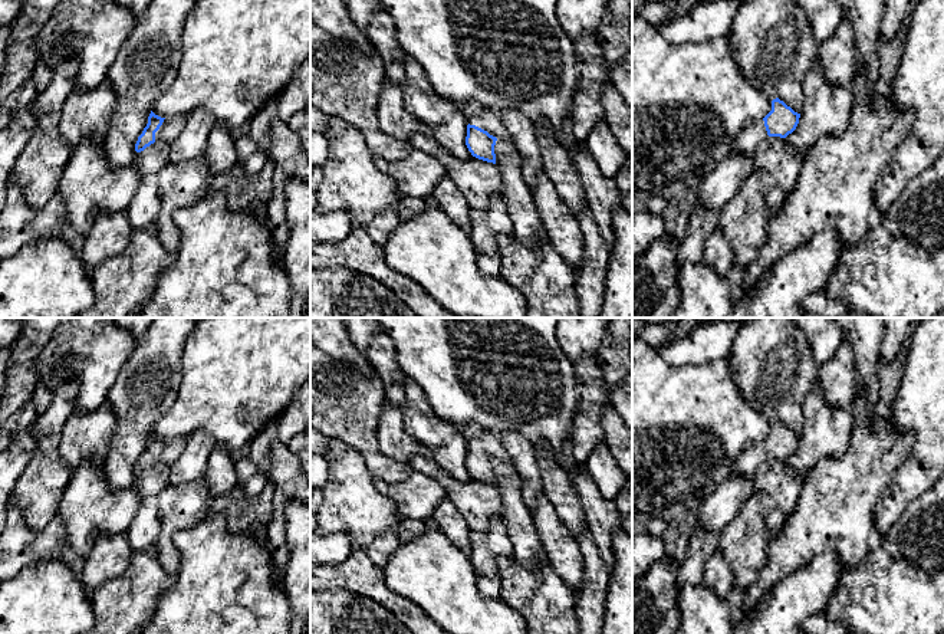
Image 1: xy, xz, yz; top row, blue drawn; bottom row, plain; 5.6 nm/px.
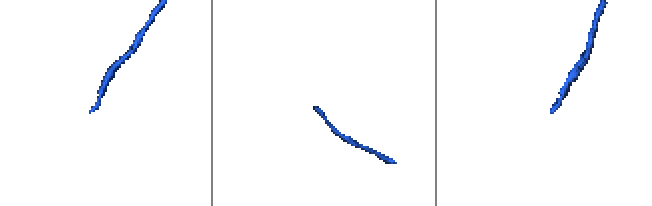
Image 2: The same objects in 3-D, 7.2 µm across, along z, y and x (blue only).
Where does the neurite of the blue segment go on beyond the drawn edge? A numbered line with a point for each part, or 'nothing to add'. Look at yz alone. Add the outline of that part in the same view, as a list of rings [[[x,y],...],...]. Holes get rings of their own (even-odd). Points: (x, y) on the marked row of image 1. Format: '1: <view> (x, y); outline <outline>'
1: yz (753, 134); outline [[[757,118],[741,129],[730,154],[754,154],[767,138],[763,118]]]

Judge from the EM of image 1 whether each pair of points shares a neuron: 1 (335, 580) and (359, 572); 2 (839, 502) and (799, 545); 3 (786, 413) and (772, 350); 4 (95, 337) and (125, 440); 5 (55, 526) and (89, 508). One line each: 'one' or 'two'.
1: one
2: one
3: one
4: two
5: two

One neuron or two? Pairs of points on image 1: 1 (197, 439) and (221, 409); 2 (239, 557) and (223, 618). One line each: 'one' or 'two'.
1: two
2: one

